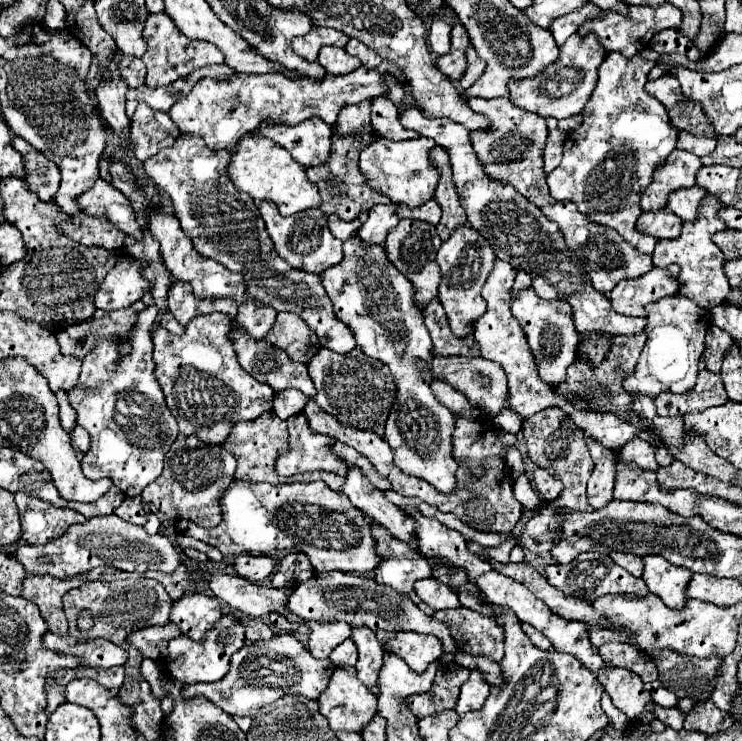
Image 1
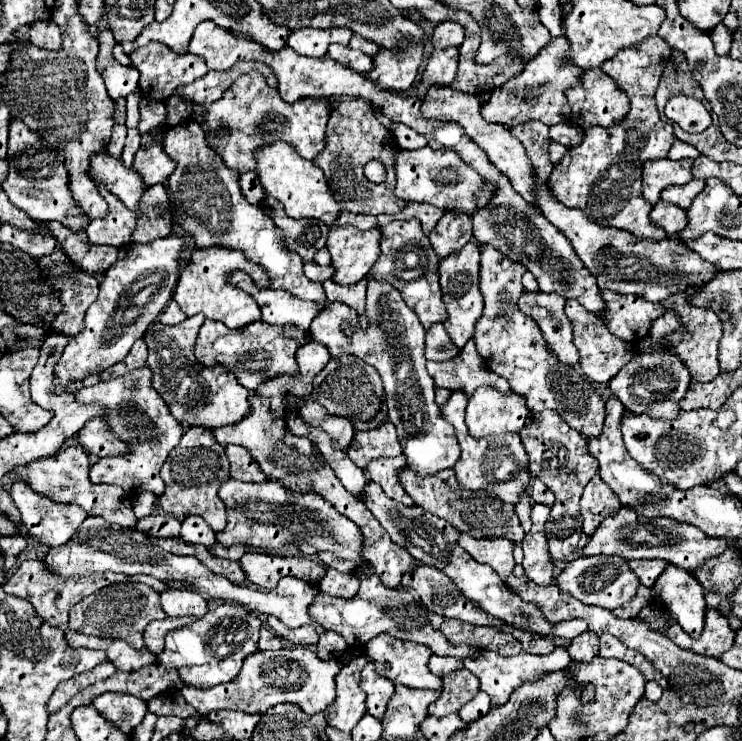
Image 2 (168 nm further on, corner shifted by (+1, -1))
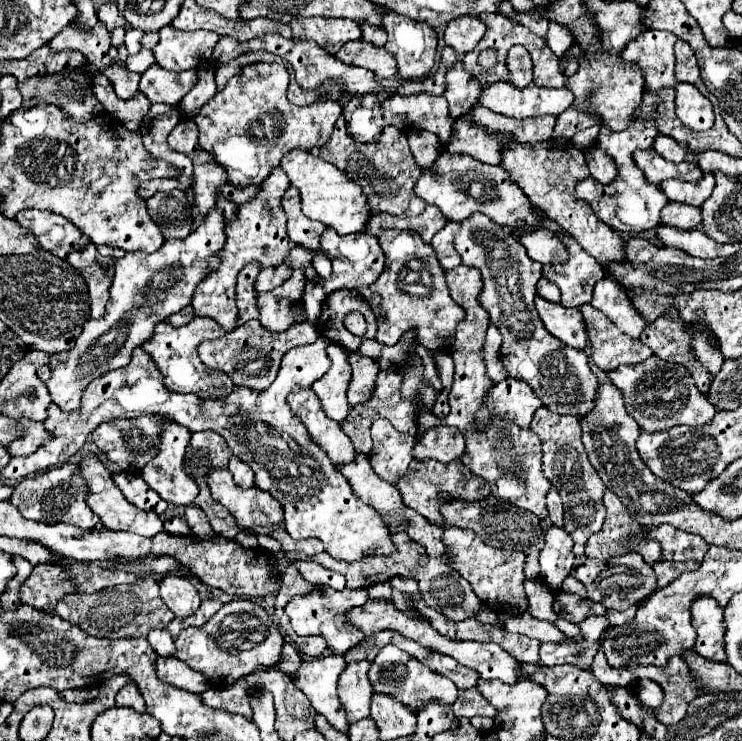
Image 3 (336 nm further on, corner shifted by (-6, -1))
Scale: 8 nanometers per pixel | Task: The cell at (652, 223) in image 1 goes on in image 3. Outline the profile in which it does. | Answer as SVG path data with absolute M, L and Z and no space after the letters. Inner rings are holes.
M669 202L661 210L661 222L679 230L691 230L701 224L701 210L683 202Z

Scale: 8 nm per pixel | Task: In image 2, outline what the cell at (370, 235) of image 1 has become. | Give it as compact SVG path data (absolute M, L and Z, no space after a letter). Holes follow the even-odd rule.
M332 226L326 242L326 248L332 254L332 266L336 268L332 282L340 286L360 282L380 256L378 240L378 228L362 232L354 226Z

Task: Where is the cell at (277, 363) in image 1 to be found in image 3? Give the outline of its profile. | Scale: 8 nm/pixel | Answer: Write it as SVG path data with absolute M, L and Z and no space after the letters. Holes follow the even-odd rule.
M249 320L243 326L239 326L231 332L225 332L223 338L201 342L199 344L199 358L207 368L221 370L221 372L229 374L229 378L233 380L235 386L247 386L251 390L261 392L275 380L275 376L279 372L281 358L287 350L291 350L295 346L311 344L317 338L319 338L319 332L315 330L315 326L311 326L307 322L293 324L285 332L269 332L257 320Z

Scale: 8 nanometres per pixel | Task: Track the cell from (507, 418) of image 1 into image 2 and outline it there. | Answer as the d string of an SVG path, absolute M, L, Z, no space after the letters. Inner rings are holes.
M480 386L472 398L468 400L468 408L466 408L466 426L468 432L474 438L484 438L484 436L494 436L494 434L508 434L508 432L520 432L524 422L528 416L528 408L526 408L526 400L520 394L514 392L498 392L496 388L490 386Z

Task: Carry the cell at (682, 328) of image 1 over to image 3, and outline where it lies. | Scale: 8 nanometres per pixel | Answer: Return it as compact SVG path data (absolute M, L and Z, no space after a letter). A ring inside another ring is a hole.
M651 356L635 366L619 366L607 372L607 376L623 392L627 412L637 420L641 430L655 432L679 424L699 426L711 422L715 414L715 406L705 398L705 394L699 394L691 374L687 374L687 368L675 362L667 362L657 356Z

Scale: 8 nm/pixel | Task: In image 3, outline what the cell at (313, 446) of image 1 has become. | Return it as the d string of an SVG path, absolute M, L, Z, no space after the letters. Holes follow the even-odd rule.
M329 344L327 354L331 358L331 368L327 374L323 374L313 386L311 390L317 394L323 412L335 420L335 422L343 422L347 418L349 412L349 402L345 398L347 392L347 384L351 378L351 366L347 362L345 352L337 346L337 344Z

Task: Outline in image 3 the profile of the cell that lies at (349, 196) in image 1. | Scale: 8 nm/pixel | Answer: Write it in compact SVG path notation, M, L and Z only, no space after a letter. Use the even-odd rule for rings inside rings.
M339 118L339 122L335 122L335 130L329 142L323 146L323 150L319 150L319 156L335 164L339 170L343 170L353 182L359 182L363 194L367 194L367 204L371 214L391 214L391 216L411 218L423 212L425 202L413 194L415 180L421 176L421 168L417 166L409 150L407 136L403 130L395 126L385 126L381 134L381 142L361 144L347 134L345 118Z

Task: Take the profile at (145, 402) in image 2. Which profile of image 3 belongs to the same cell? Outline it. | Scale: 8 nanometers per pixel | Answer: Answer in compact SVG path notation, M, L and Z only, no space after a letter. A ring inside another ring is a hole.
M163 422L163 434L161 434L161 444L159 444L159 454L147 462L147 466L143 466L141 470L141 478L169 504L177 504L177 506L187 506L195 500L195 496L199 494L199 488L195 484L195 480L191 476L187 476L181 468L183 462L183 454L187 448L187 442L191 438L191 432L185 426L179 426L177 422Z

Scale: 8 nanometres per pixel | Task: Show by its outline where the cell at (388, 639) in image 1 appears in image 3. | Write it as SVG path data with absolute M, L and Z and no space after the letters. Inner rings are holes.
M387 644L387 646L383 646L383 650L379 650L377 658L373 660L373 664L369 668L369 682L375 692L393 694L397 700L407 704L413 712L417 712L429 700L439 700L441 704L453 704L459 694L457 686L449 678L429 670L419 660L415 660L407 652L399 650L395 644Z

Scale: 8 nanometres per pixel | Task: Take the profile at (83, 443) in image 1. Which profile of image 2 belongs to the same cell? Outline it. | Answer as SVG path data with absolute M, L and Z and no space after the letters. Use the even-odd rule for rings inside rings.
M92 418L92 422L86 422L78 434L78 440L88 454L94 454L98 458L122 456L130 452L130 446L110 432L104 418Z

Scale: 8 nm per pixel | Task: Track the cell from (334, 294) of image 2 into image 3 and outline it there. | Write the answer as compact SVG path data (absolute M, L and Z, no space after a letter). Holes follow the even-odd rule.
M385 230L379 236L379 244L385 252L385 268L375 284L371 284L371 290L381 296L383 318L375 314L375 340L391 346L401 338L407 328L417 328L421 346L435 352L451 350L455 340L455 326L465 318L465 310L457 306L449 296L445 270L439 266L435 250L411 230Z

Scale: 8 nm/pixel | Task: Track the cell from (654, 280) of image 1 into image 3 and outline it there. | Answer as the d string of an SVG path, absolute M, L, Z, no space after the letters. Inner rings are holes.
M603 278L595 284L591 306L603 312L623 334L631 338L639 338L647 328L647 320L635 310L633 302L625 296L625 292L609 278Z

